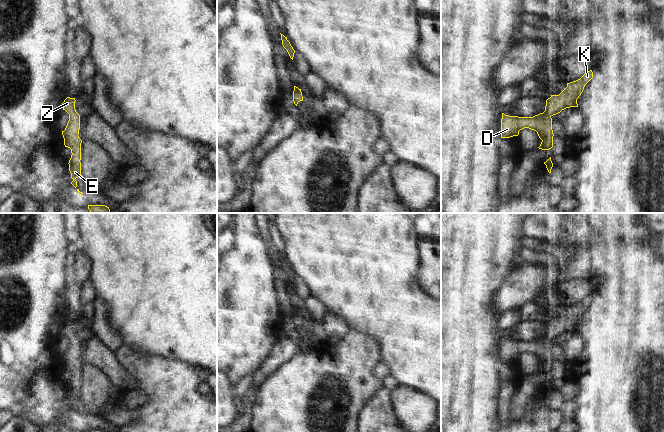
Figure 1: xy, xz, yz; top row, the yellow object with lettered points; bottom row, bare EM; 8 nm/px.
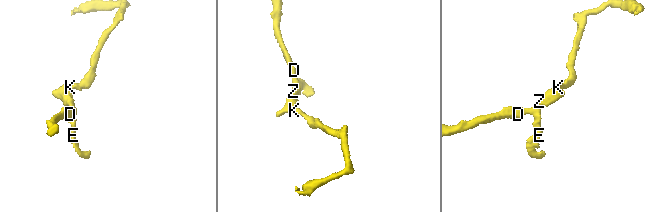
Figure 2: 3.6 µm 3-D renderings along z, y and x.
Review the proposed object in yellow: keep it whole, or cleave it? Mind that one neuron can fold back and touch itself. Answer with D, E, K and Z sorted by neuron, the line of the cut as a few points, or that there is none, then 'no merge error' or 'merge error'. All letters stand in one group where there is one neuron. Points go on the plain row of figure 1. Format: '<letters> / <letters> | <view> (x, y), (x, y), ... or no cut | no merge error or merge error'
D E K Z | no cut | no merge error

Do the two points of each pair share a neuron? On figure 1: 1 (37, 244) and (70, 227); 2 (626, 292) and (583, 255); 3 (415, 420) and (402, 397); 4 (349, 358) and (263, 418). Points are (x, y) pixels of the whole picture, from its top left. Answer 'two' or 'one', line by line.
1: two
2: two
3: one
4: one

